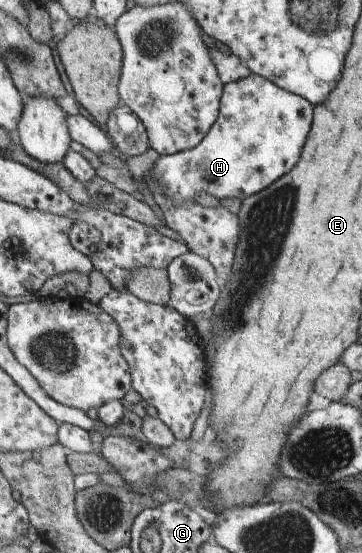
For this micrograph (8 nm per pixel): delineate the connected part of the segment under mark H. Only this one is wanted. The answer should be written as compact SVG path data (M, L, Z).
M251 74L248 78L239 81L232 81L228 84L224 84L224 92L222 93L222 104L220 109L219 119L214 123L214 127L207 133L205 139L201 143L190 150L185 150L176 154L168 156L160 156L156 161L155 167L151 168L149 172L152 173L154 180L158 183L158 187L155 190L163 190L164 195L167 195L167 199L173 200L176 204L184 204L185 202L195 202L194 199L201 193L206 192L214 196L217 200L227 199L227 197L235 197L243 201L248 197L254 196L256 193L262 192L270 185L273 185L281 177L287 175L301 159L301 153L305 147L306 141L309 137L309 131L313 129L313 115L314 105L303 96L292 94L287 90L281 89L278 85L275 85L272 81L265 79L263 76L257 74Z

